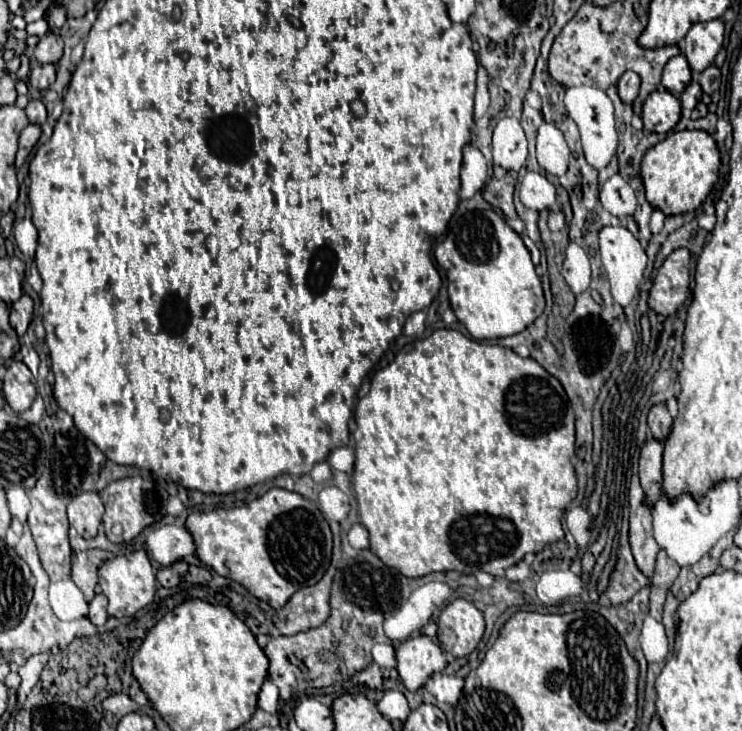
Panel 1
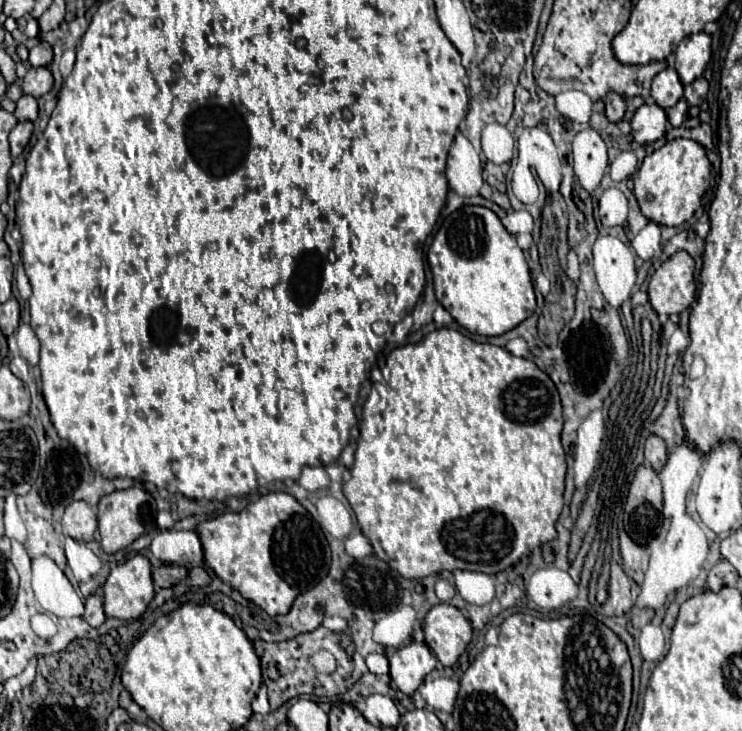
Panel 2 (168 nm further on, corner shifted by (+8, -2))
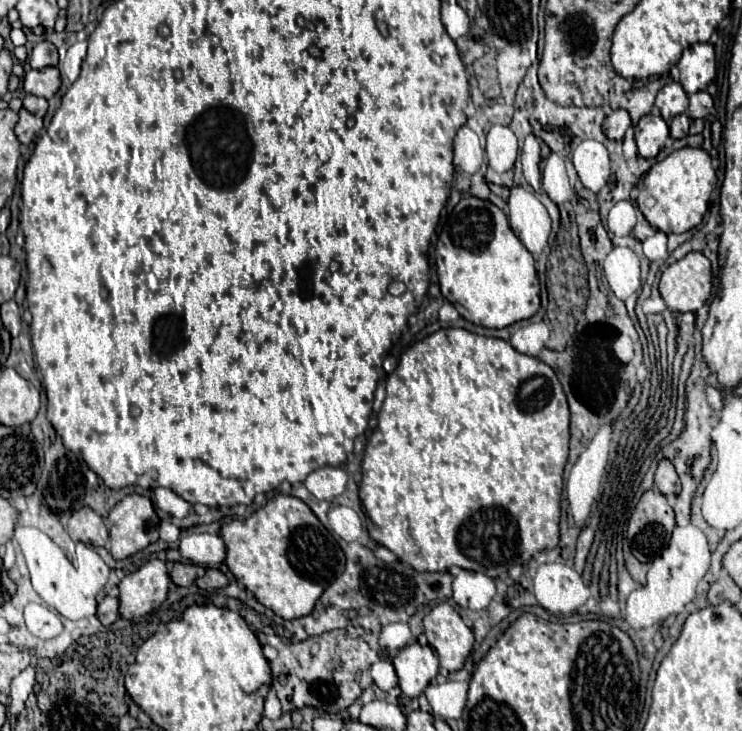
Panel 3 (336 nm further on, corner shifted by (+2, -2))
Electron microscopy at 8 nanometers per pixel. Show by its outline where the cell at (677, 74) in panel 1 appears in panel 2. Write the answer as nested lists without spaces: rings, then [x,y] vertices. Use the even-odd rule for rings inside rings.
[[[667,67],[653,77],[651,97],[663,109],[673,107],[683,97],[683,83],[673,67]]]

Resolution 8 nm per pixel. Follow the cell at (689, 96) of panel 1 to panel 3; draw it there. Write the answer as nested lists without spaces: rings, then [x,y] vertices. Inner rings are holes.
[[[677,115],[669,125],[671,139],[683,139],[683,137],[687,137],[687,131],[689,131],[689,117],[687,115]]]

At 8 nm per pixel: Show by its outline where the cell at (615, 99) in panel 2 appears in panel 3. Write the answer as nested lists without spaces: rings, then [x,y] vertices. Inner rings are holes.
[[[617,109],[617,111],[613,111],[613,113],[605,119],[605,123],[603,123],[603,133],[605,133],[605,137],[611,139],[611,141],[623,141],[623,137],[625,137],[625,133],[627,133],[629,127],[631,127],[631,117],[629,117],[629,113],[623,111],[623,109]]]

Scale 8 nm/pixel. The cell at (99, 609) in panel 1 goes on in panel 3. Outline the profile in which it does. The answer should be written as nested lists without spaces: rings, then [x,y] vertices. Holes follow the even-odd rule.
[[[105,595],[97,607],[97,617],[103,625],[111,625],[119,619],[119,601],[115,597]]]

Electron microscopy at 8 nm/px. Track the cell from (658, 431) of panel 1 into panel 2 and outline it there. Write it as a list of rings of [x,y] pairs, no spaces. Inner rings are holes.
[[[649,435],[647,441],[645,441],[645,461],[655,471],[659,471],[665,463],[665,455],[667,455],[667,447],[665,447],[663,439],[657,437],[657,435]]]

